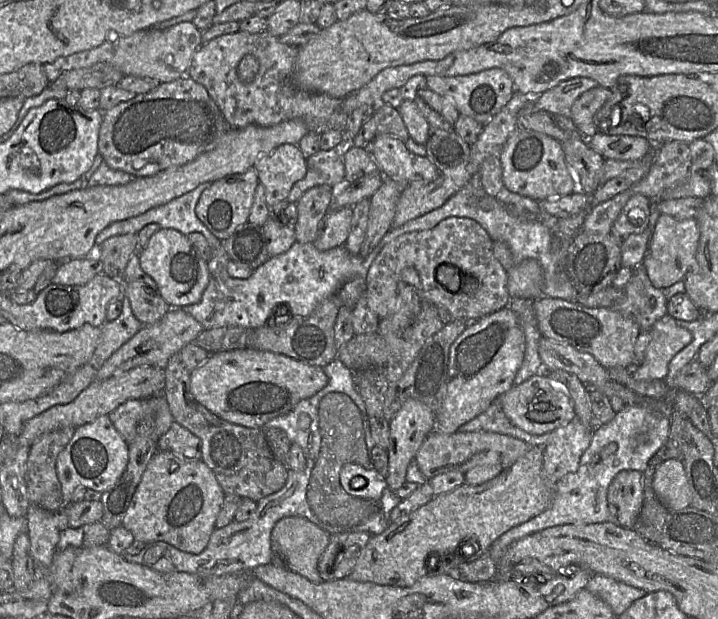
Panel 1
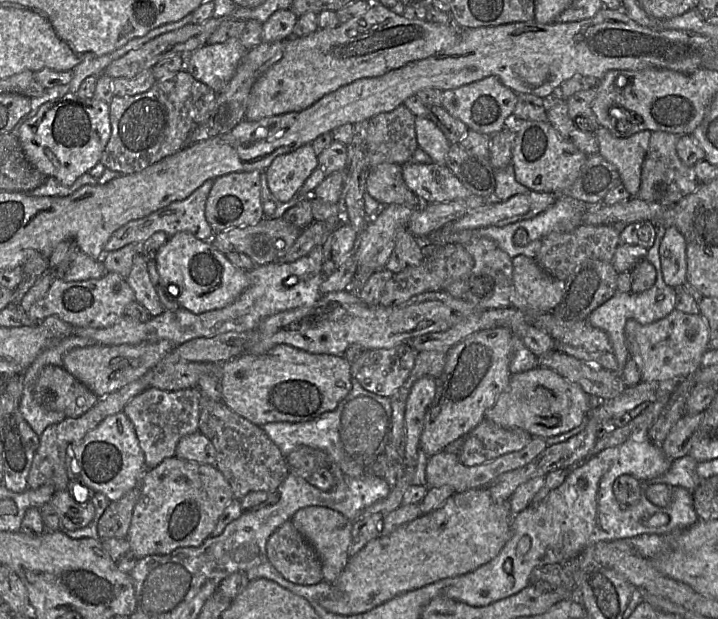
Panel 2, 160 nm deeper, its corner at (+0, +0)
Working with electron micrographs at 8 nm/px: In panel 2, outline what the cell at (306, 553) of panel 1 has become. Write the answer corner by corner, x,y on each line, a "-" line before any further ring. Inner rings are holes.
308,506
299,509
290,519
294,527
312,544
321,563
323,581
334,584
349,559
353,521
338,511
322,506

